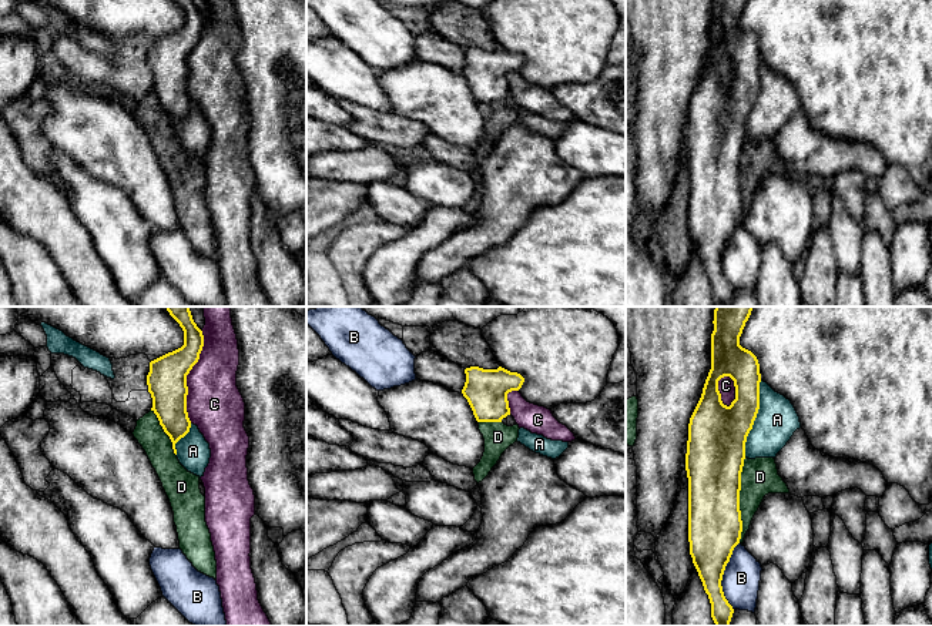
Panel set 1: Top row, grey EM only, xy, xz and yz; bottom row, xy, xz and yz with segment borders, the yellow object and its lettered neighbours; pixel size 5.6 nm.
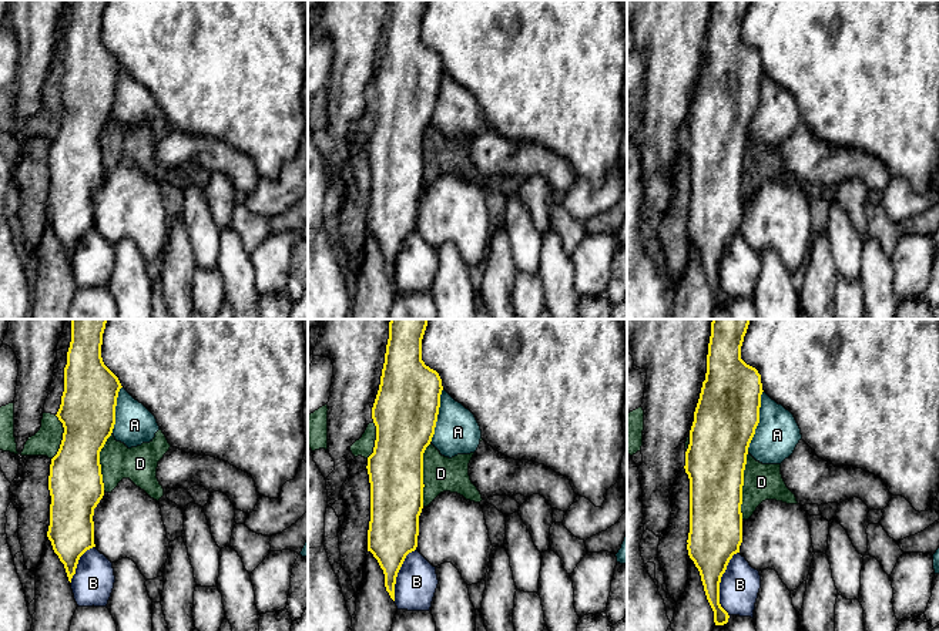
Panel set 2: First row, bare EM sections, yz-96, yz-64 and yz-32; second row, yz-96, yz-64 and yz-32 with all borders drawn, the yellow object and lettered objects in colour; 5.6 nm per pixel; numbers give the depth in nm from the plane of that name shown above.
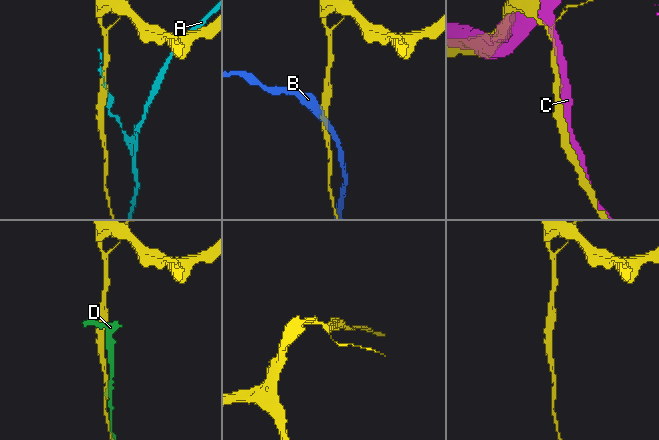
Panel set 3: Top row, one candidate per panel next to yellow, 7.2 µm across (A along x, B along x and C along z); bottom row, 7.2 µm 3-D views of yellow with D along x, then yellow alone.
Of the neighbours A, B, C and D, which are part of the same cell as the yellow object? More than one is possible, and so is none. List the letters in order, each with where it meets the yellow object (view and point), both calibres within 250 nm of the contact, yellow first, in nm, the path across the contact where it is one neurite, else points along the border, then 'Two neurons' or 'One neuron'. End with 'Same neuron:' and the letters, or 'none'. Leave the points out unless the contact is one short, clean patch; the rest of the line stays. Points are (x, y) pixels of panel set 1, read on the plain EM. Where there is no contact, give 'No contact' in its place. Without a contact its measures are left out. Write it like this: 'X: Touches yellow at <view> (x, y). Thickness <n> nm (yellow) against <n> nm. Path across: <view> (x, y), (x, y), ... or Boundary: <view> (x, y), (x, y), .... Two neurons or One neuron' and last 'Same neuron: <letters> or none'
A: Touches yellow at yz (754, 100). Thickness 340 nm (yellow) against 240 nm. Two neurons
B: Touches yellow at yz (721, 257). Thickness 280 nm (yellow) against 220 nm. Two neurons
C: Touches yellow at xy (185, 57). Thickness 220 nm (yellow) against 320 nm. Two neurons
D: Touches yellow at yz (738, 181). Thickness 320 nm (yellow) against 220 nm. Two neurons
Same neuron: none

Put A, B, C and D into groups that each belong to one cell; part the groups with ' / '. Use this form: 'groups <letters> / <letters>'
groups A / B / C / D

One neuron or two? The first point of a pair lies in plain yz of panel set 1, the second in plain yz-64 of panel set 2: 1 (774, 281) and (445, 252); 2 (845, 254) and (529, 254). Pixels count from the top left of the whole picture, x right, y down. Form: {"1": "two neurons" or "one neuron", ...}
{"1": "one neuron", "2": "one neuron"}

